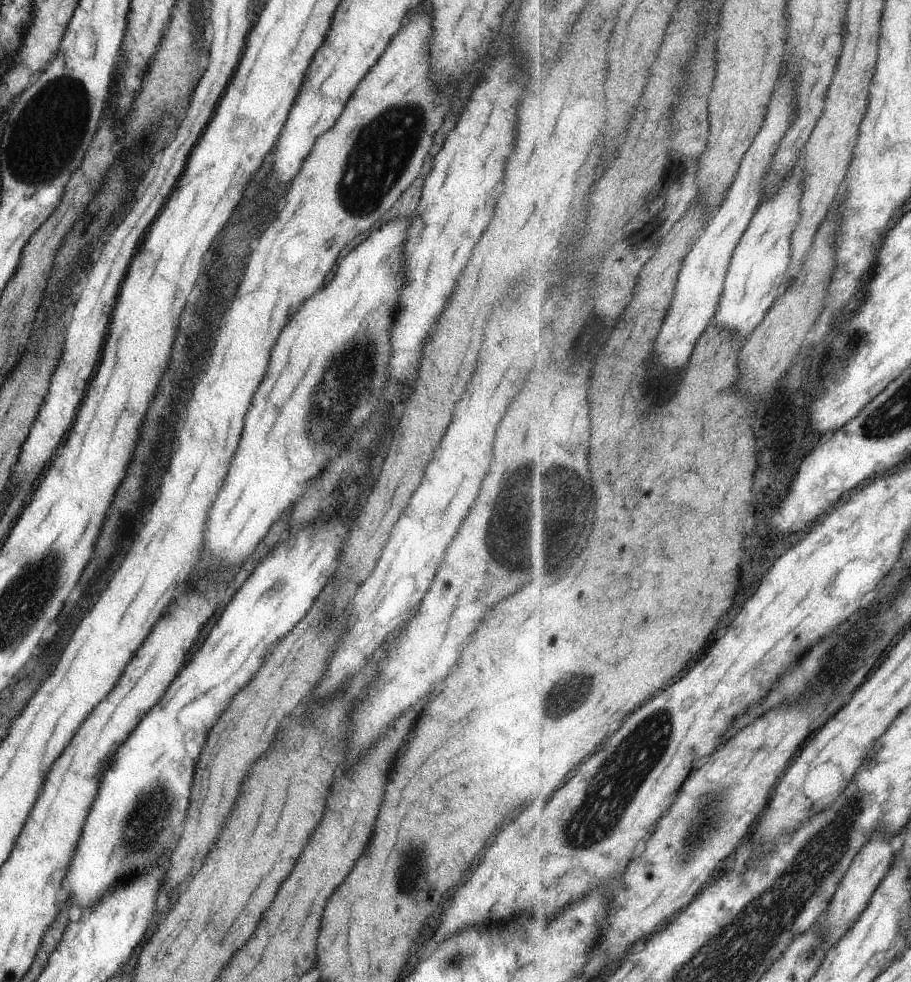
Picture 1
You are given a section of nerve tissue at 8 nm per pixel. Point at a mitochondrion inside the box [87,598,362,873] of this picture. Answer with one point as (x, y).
(151, 812)

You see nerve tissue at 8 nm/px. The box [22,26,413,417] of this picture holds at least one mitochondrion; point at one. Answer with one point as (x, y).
(63, 80)

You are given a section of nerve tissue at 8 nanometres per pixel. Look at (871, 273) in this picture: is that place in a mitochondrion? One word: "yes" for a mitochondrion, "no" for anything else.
no

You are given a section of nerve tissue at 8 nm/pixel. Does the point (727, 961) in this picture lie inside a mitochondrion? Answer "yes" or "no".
yes

